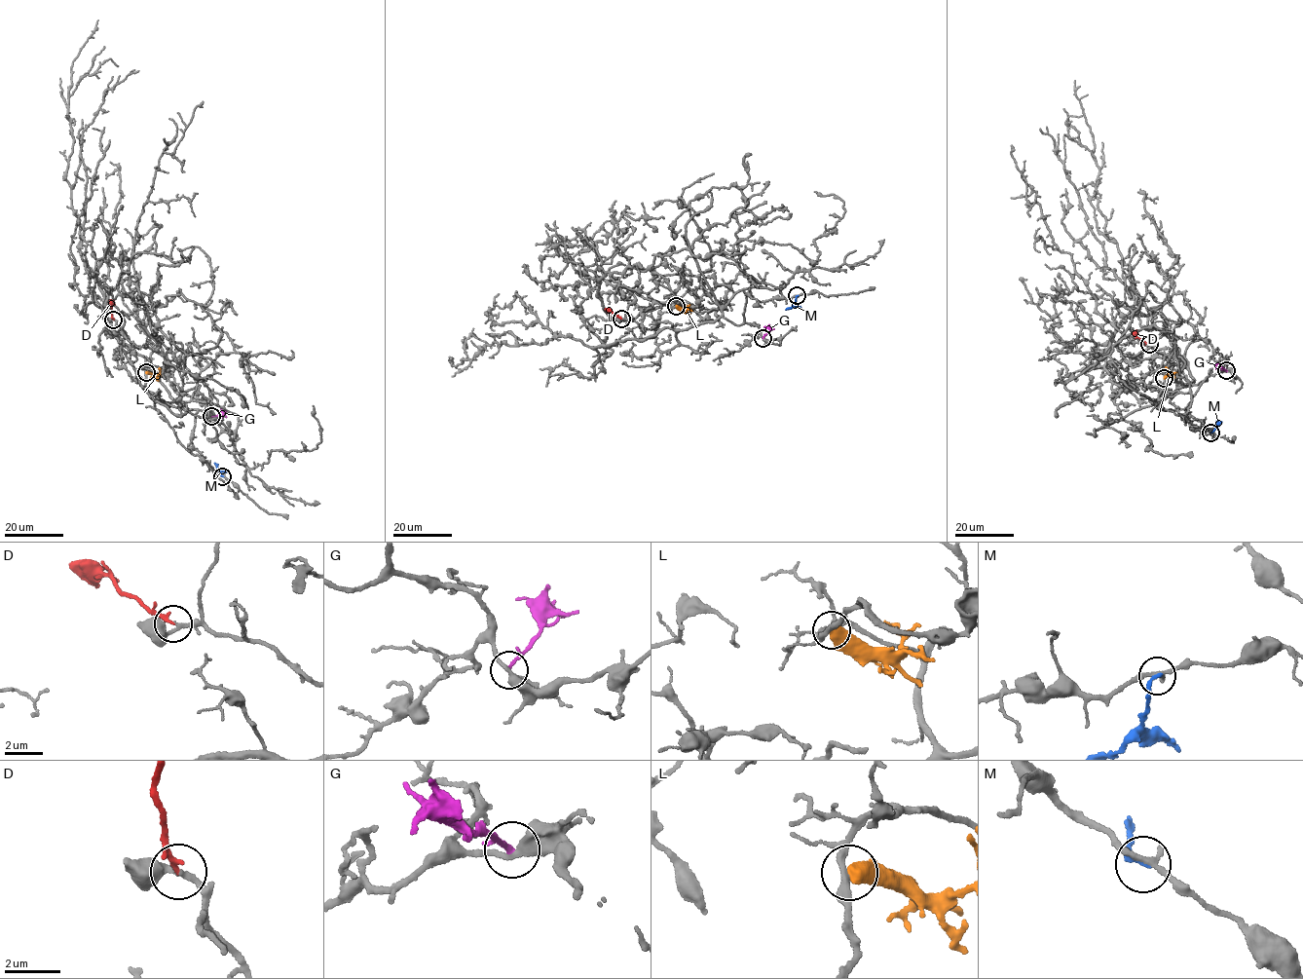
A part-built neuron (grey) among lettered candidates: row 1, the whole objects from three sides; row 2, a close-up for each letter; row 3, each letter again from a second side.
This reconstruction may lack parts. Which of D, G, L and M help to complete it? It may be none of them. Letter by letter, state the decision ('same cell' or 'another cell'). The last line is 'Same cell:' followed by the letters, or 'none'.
D: same cell
G: another cell
L: another cell
M: another cell
Same cell: D

